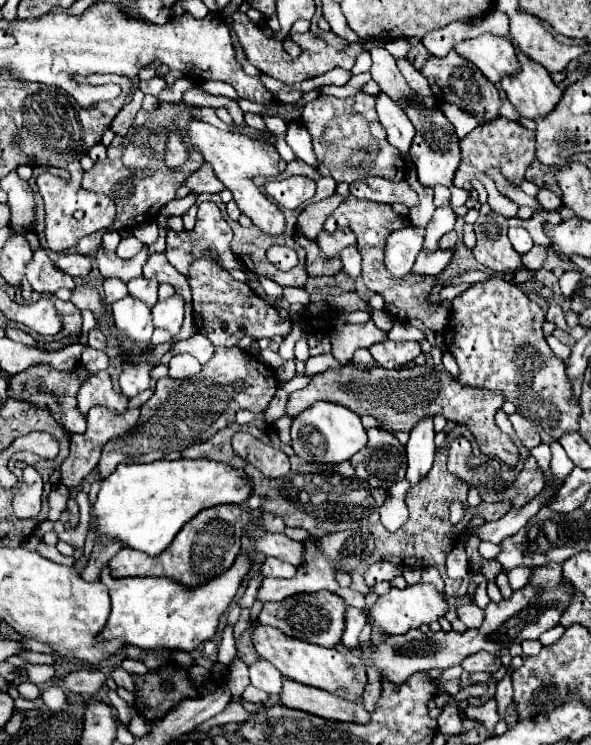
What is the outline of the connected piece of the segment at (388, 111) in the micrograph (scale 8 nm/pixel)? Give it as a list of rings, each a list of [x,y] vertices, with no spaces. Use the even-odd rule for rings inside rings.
[[[385,93],[377,95],[377,115],[387,131],[389,143],[397,147],[401,155],[407,155],[411,141],[415,137],[415,127],[411,125],[407,115],[401,113],[401,109],[397,109],[397,105],[393,105],[393,101],[389,101]]]

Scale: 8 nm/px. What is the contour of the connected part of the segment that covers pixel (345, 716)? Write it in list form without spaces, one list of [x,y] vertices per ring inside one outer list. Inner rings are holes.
[[[283,677],[283,687],[281,687],[279,697],[281,697],[281,703],[285,707],[301,709],[301,711],[325,717],[325,719],[353,721],[353,723],[369,721],[369,715],[363,707],[363,697],[359,701],[341,699],[333,693],[297,683],[297,681],[287,679],[287,677]]]

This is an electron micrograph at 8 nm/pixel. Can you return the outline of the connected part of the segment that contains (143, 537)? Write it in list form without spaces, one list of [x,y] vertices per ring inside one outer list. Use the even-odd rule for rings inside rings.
[[[177,459],[177,461],[155,461],[155,463],[131,463],[131,465],[117,465],[117,469],[103,479],[99,495],[93,503],[91,509],[91,517],[95,519],[95,527],[89,529],[89,533],[93,535],[95,543],[113,543],[119,541],[125,547],[137,549],[137,551],[145,551],[151,557],[161,555],[171,541],[175,539],[175,535],[179,533],[179,529],[193,519],[199,511],[215,507],[215,505],[223,505],[223,503],[245,503],[249,497],[249,485],[245,481],[245,477],[241,477],[241,471],[225,465],[225,463],[217,463],[217,461],[205,461],[205,459]]]

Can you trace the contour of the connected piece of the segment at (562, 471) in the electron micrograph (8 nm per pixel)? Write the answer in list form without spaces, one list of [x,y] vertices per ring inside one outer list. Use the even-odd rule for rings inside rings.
[[[551,441],[549,445],[551,445],[551,453],[553,453],[553,459],[551,459],[551,463],[553,463],[553,473],[557,473],[557,477],[565,479],[565,477],[573,471],[575,465],[573,465],[573,461],[569,461],[565,449],[563,449],[557,441]]]

